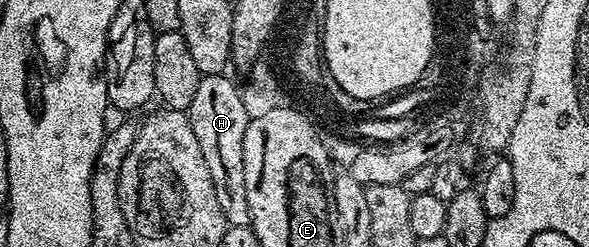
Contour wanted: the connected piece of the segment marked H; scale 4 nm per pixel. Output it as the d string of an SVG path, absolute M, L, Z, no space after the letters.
M229 75L203 76L196 86L196 98L188 115L192 130L196 130L196 142L200 142L200 154L208 162L208 174L212 174L212 186L216 186L216 199L224 210L227 225L245 228L250 223L248 190L244 190L244 130L251 119L246 116L242 92L229 80Z

